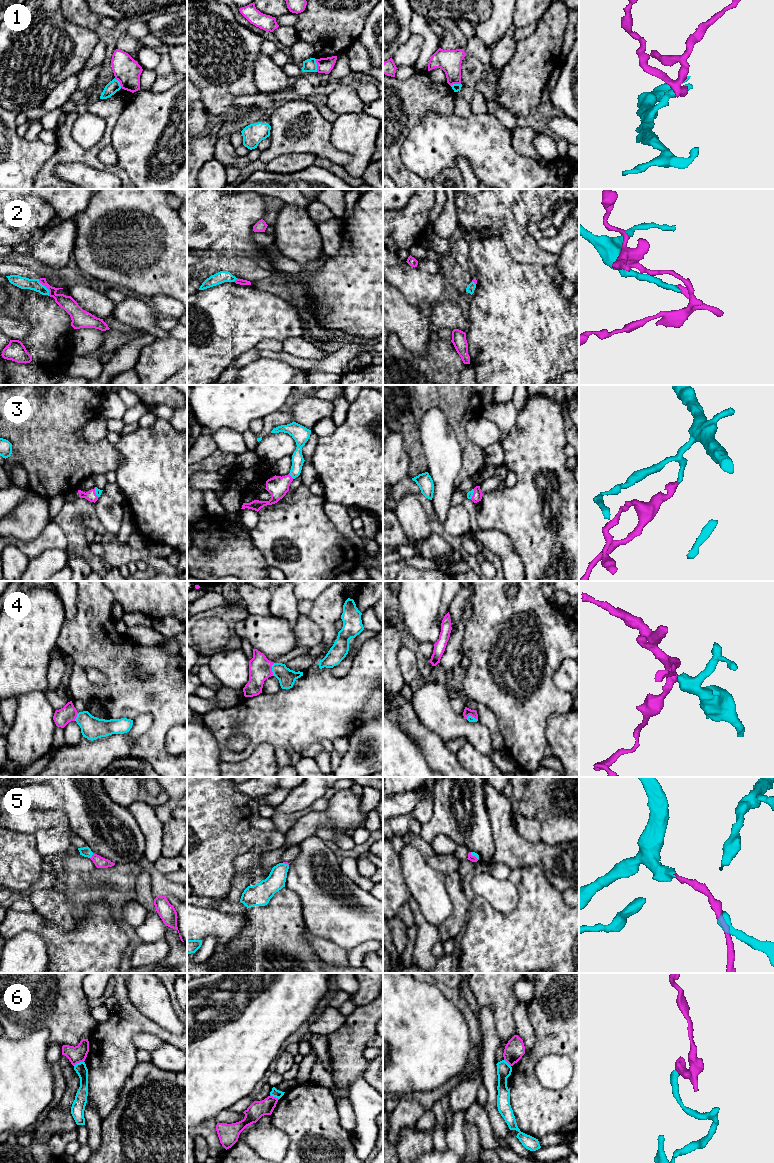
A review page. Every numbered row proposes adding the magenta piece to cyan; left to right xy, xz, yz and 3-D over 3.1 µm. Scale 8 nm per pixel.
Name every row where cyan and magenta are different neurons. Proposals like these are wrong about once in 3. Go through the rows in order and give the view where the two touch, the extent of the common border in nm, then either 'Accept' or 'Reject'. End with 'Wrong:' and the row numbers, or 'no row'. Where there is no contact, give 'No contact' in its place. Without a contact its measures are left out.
1: Touches cyan in xz. Shared border 110 nm. Reject
2: Touches cyan in xy. Shared border 160 nm. Reject
3: Touches cyan in xz. Shared border 60 nm. Accept
4: Touches cyan in xz. Shared border 110 nm. Accept
5: Touches cyan in xy. Shared border 50 nm. Accept
6: Touches cyan in xy. Shared border 100 nm. Reject
Wrong: 1, 2, 6

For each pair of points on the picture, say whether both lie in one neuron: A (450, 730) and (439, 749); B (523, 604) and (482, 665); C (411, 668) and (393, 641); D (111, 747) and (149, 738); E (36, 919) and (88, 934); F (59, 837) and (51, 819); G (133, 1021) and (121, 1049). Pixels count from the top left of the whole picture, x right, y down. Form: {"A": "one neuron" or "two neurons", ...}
{"A": "two neurons", "B": "one neuron", "C": "two neurons", "D": "two neurons", "E": "one neuron", "F": "two neurons", "G": "one neuron"}

